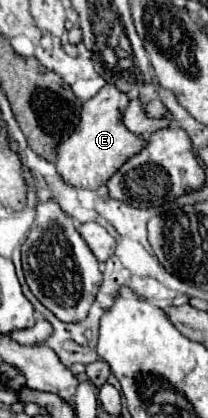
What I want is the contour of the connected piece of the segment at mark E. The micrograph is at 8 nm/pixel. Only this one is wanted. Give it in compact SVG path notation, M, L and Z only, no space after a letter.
M105 84L93 98L83 104L81 120L75 132L57 148L55 168L67 184L75 188L97 190L119 170L125 160L129 160L141 150L141 146L145 146L145 142L129 132L121 120L121 114L127 108L127 100L127 94L119 92L113 84Z

